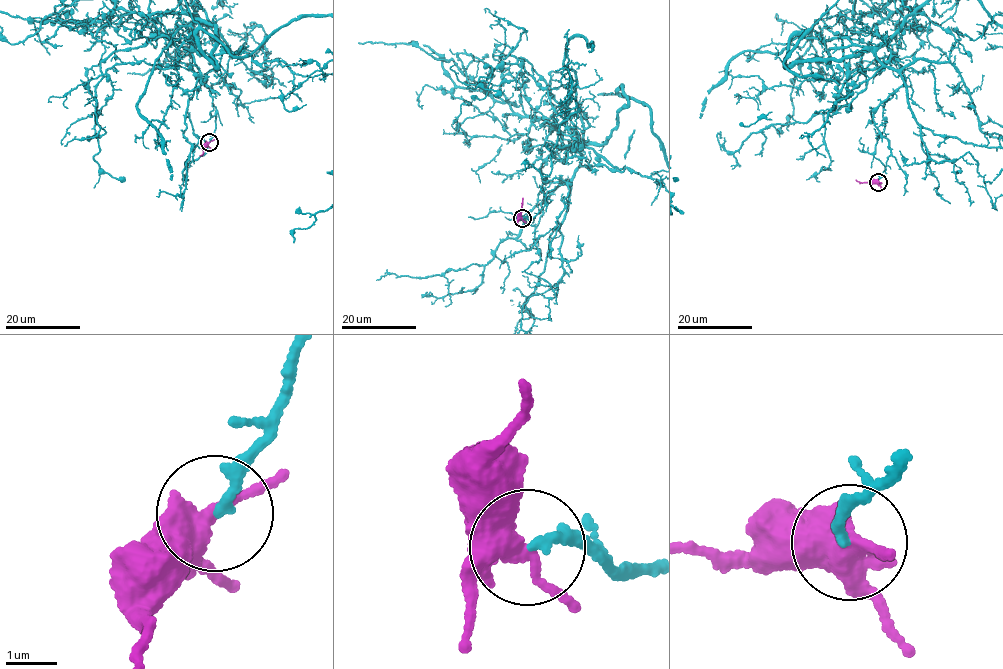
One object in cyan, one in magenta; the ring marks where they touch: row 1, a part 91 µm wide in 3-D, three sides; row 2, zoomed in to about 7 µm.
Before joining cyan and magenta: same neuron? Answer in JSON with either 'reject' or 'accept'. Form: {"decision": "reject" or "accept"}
{"decision": "reject"}

